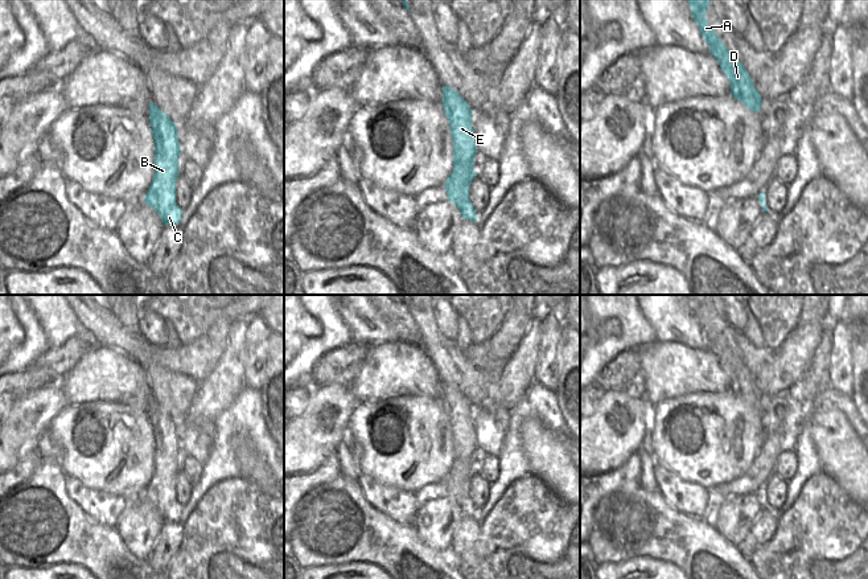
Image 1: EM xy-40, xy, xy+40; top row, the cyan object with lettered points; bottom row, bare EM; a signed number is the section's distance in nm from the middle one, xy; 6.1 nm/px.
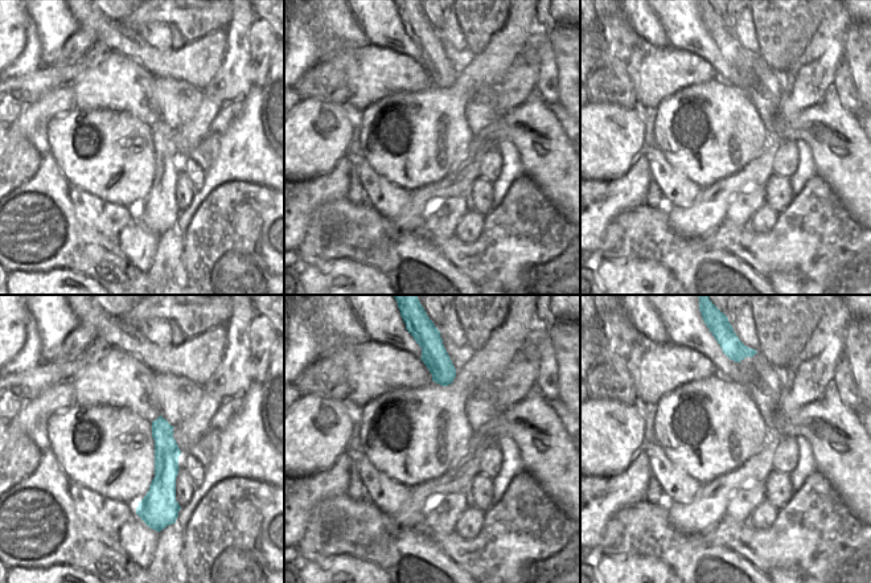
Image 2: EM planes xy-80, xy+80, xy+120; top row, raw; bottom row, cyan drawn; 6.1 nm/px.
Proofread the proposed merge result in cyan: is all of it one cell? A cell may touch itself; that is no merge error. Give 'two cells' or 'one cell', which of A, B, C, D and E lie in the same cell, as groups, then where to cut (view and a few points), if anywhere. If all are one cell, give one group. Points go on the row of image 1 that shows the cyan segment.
one cell; groups A B C D E; cut none

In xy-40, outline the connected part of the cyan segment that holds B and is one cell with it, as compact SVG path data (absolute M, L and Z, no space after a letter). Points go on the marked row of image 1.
M156 103L149 104L148 119L155 139L155 176L144 202L160 215L164 225L178 225L182 215L176 202L178 155L181 153L178 131Z

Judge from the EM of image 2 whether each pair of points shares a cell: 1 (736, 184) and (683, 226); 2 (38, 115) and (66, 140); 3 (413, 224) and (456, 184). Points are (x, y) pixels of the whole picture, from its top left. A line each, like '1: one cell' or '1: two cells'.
1: one cell
2: two cells
3: one cell

